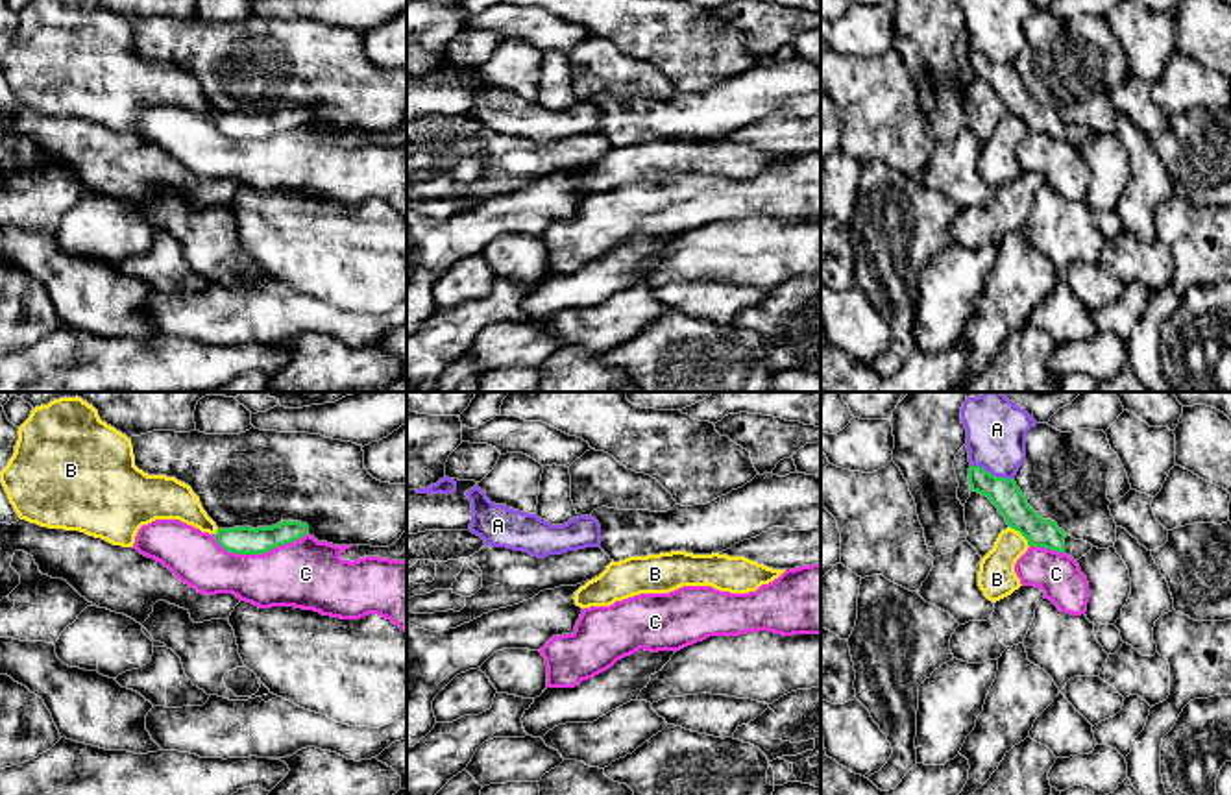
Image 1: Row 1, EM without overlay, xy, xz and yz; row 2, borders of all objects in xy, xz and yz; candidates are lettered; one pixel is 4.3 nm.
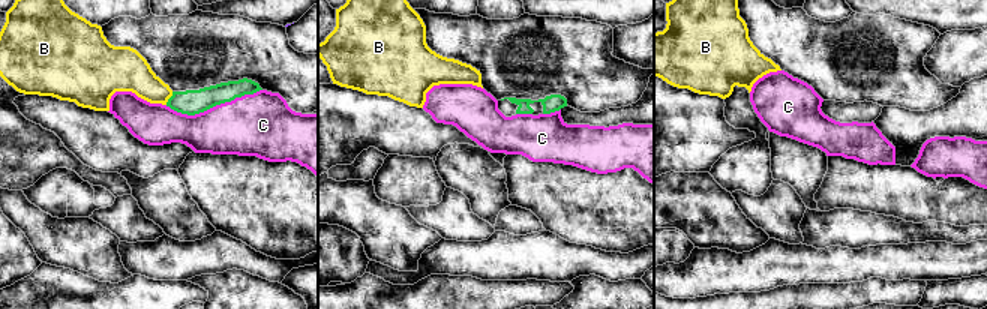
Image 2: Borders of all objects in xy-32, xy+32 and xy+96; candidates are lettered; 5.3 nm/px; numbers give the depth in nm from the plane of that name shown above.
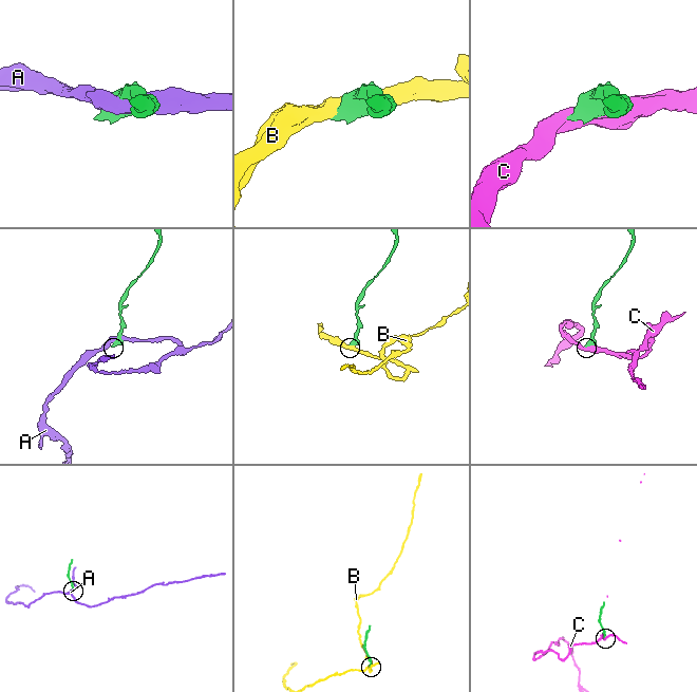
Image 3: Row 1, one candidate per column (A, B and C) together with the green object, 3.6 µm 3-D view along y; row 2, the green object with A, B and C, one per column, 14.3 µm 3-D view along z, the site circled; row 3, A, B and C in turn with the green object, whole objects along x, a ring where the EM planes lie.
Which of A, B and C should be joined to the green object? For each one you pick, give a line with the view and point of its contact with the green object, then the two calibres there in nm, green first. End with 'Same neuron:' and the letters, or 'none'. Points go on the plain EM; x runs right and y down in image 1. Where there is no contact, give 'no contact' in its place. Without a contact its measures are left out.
Same neuron: none

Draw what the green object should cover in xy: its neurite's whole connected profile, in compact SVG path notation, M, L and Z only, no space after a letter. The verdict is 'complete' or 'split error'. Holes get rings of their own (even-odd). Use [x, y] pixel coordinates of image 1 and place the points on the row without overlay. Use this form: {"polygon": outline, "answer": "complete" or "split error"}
{"polygon": "M281 107L272 113L233 113L218 115L214 124L229 139L262 141L279 131L296 128L309 118L309 111L301 107Z", "answer": "complete"}

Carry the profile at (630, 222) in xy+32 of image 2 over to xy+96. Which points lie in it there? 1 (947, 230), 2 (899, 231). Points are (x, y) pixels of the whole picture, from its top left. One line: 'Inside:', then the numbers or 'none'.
Inside: none

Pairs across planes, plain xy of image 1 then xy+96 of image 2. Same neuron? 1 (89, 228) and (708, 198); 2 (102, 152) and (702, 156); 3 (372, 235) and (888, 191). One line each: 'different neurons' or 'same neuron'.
1: different neurons
2: same neuron
3: same neuron

